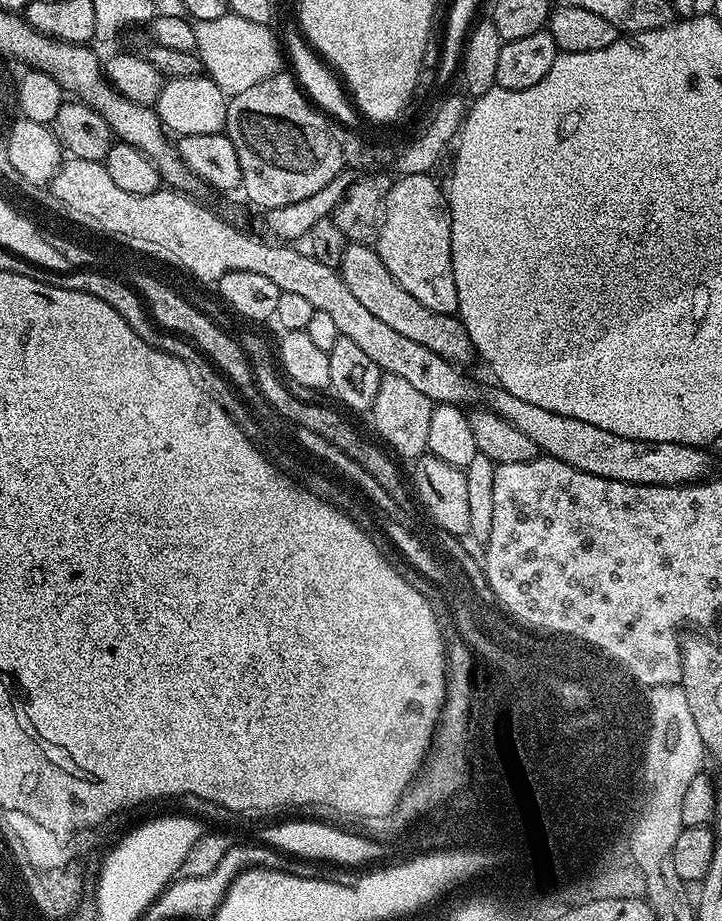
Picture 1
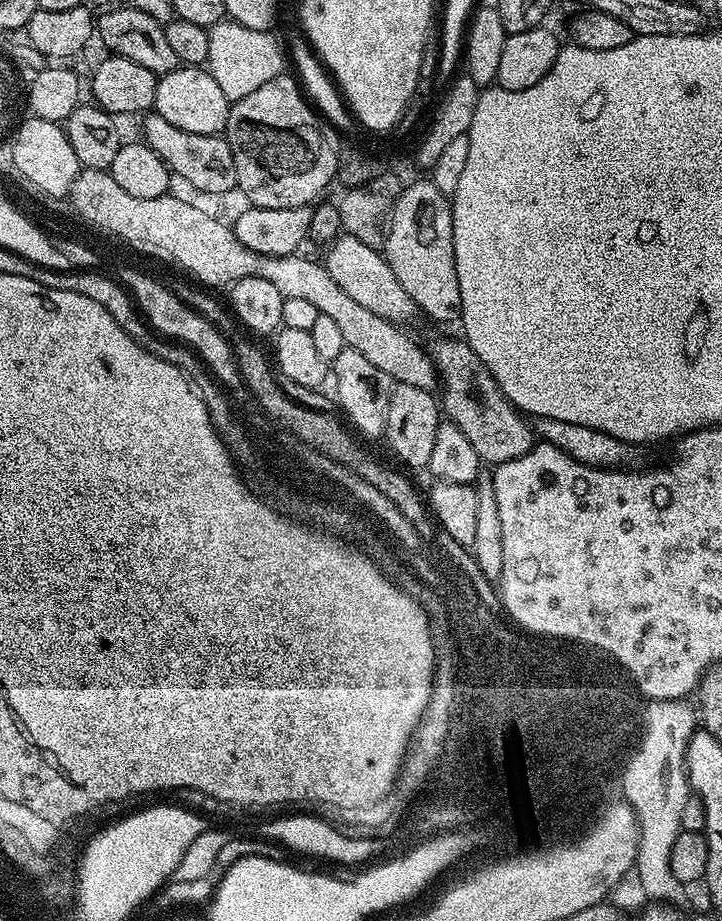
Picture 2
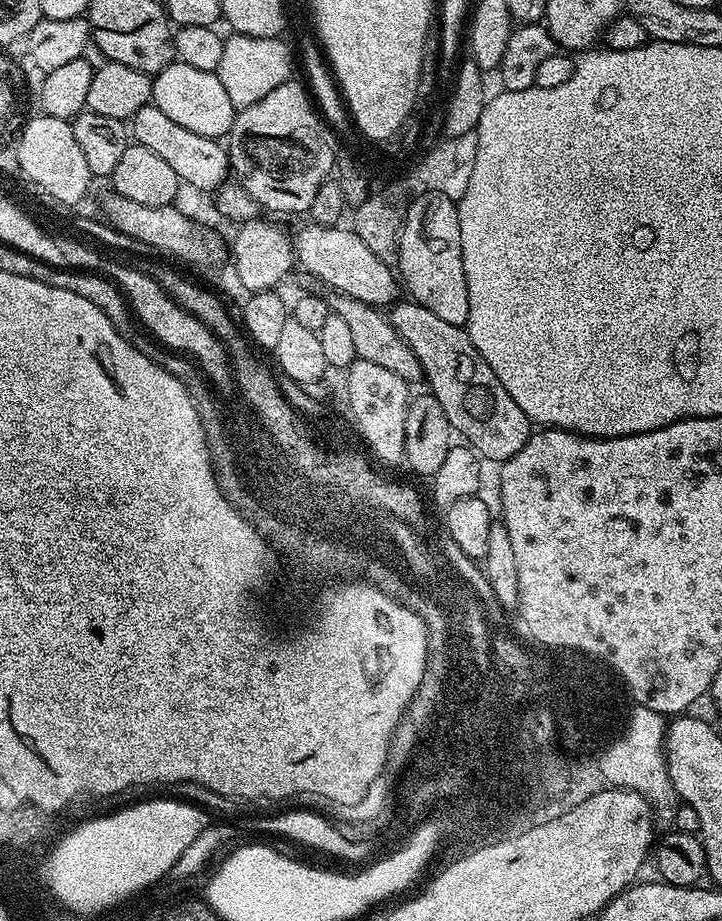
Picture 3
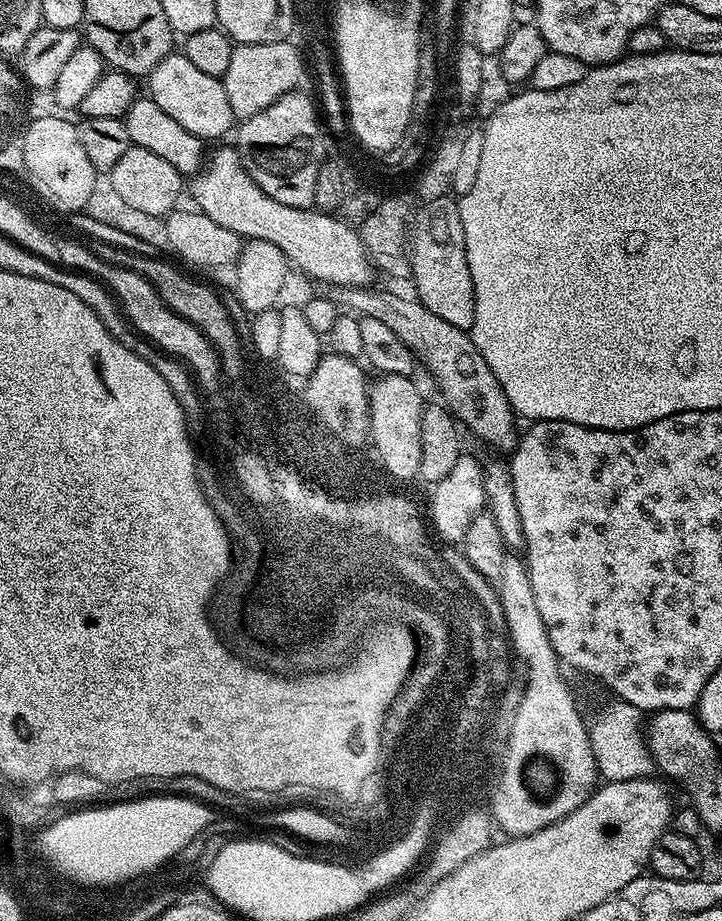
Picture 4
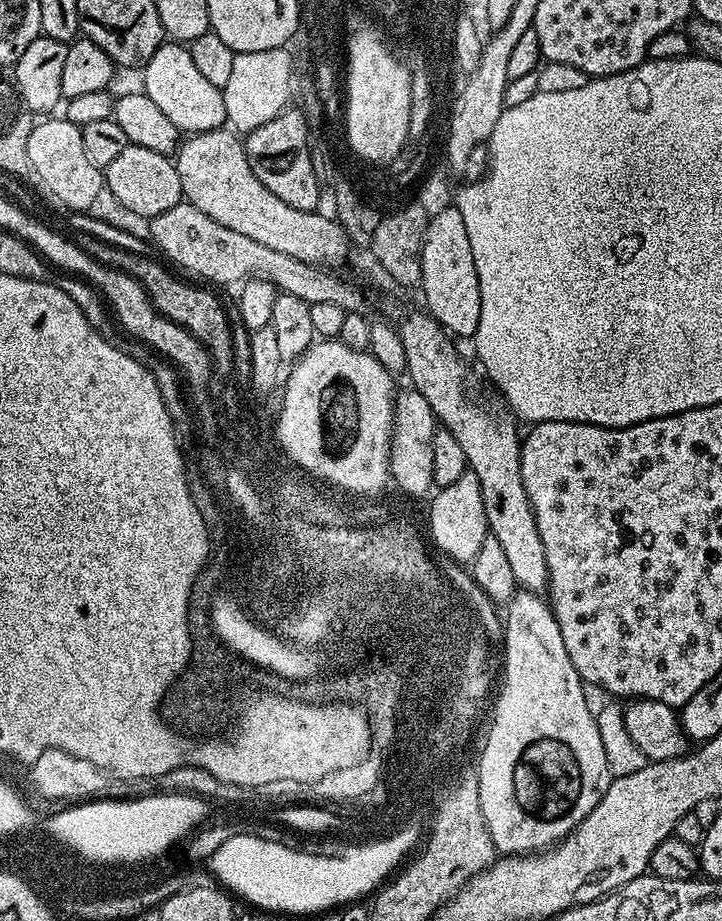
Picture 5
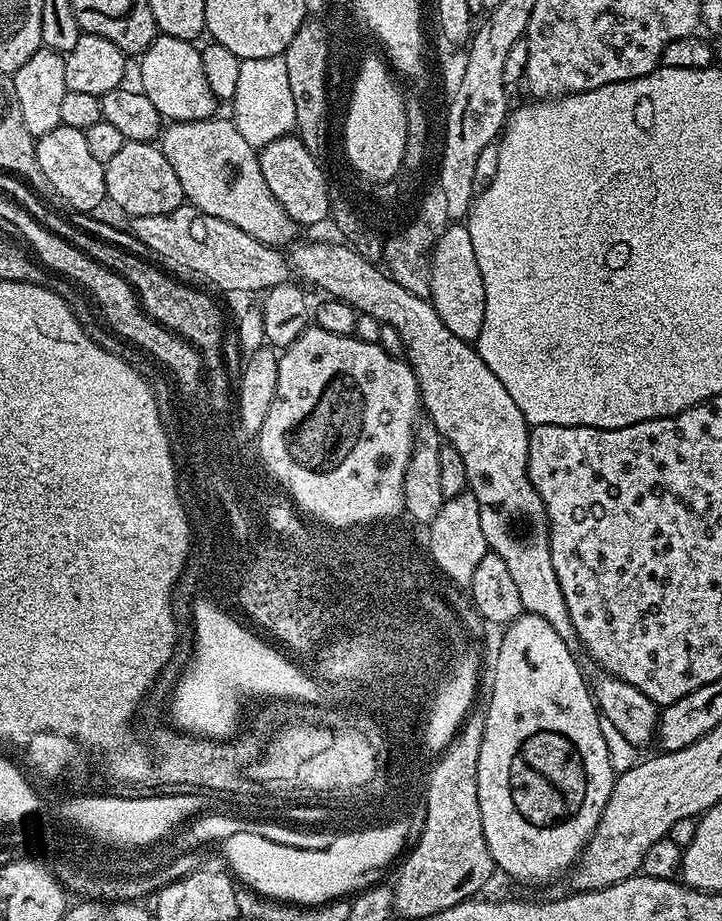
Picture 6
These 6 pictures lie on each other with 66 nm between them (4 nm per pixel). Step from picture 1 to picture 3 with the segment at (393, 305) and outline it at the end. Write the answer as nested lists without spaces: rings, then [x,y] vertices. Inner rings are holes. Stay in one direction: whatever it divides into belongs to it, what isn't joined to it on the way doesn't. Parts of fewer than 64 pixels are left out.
[[[313,222],[306,224],[305,228],[298,234],[296,232],[294,236],[295,259],[298,261],[300,268],[301,266],[304,267],[306,271],[317,276],[322,283],[329,284],[333,288],[331,290],[333,293],[358,298],[358,302],[366,302],[373,308],[383,309],[397,299],[397,273],[386,262],[382,262],[382,258],[378,258],[378,254],[374,254],[374,250],[370,250],[370,246],[366,246],[366,242],[362,242],[362,238],[358,238],[358,234],[352,231],[351,227],[328,227]]]

